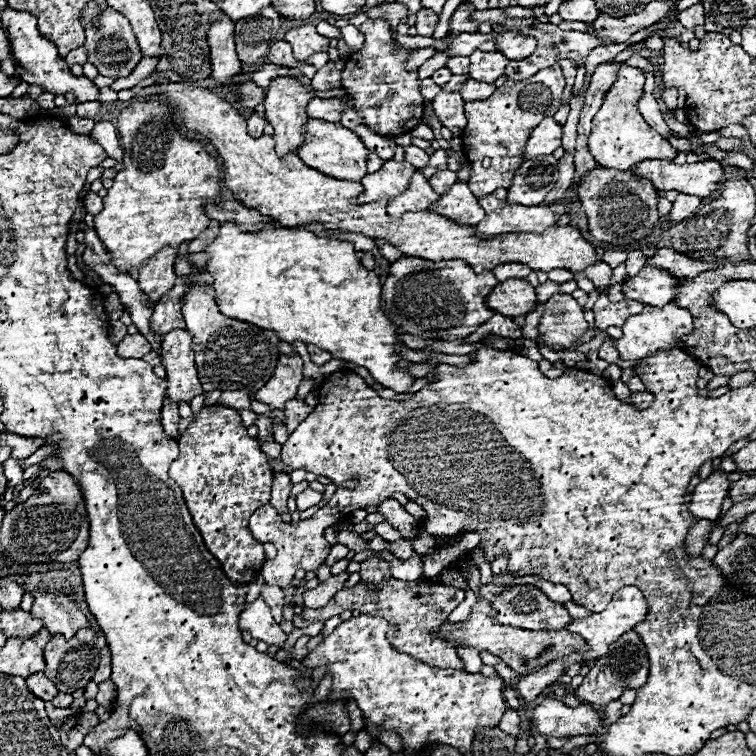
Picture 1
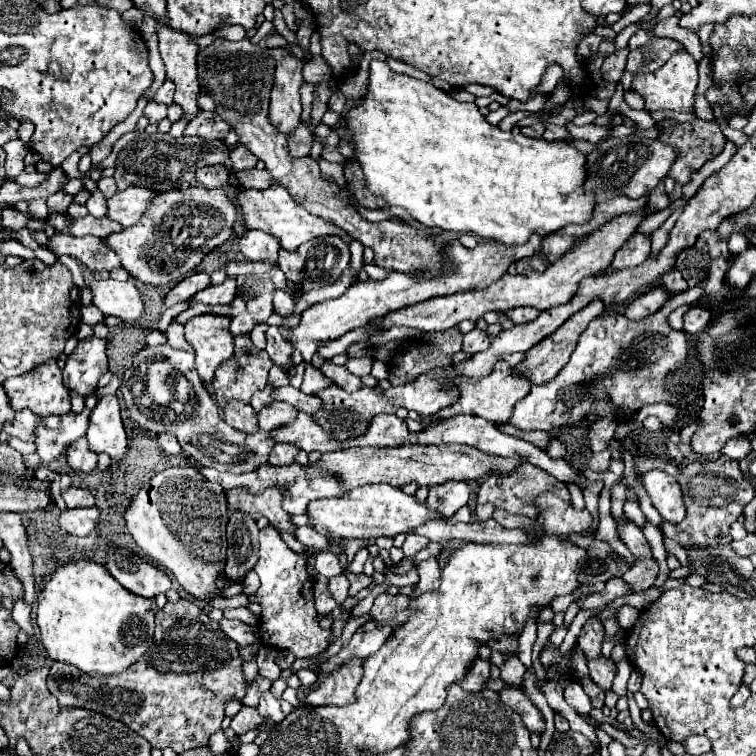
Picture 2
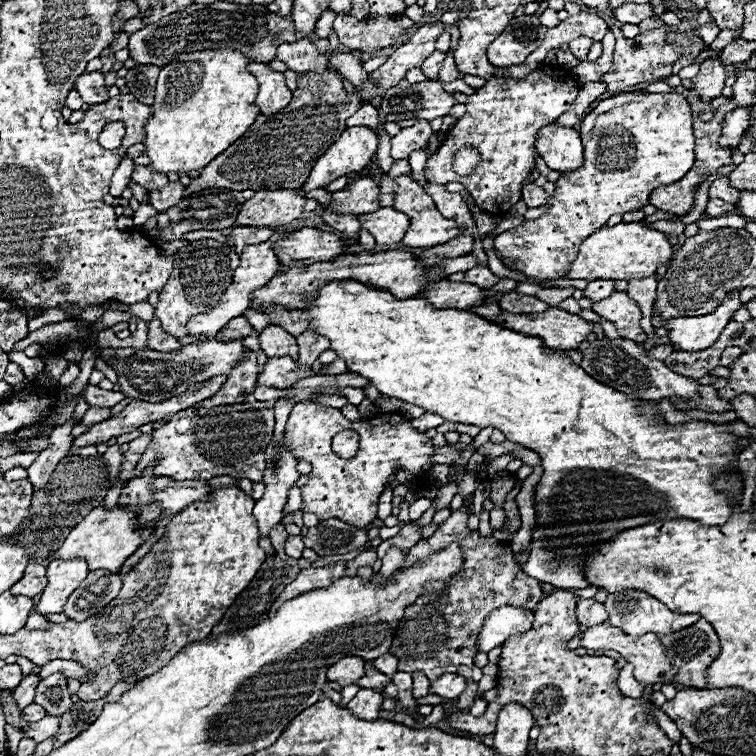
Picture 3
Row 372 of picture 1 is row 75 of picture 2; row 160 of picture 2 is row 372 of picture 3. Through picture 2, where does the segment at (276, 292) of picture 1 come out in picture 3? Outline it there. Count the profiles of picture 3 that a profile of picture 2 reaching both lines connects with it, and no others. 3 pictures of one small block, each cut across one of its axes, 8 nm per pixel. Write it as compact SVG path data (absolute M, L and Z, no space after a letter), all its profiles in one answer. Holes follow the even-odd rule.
M330 282L326 284L316 300L304 310L306 314L310 314L312 324L310 328L320 332L320 336L330 338L330 348L336 350L336 354L340 358L346 360L346 366L350 372L356 372L364 378L368 378L384 396L392 396L392 398L400 398L404 402L416 404L426 408L426 412L438 412L444 420L450 422L460 422L460 424L474 424L480 428L500 428L506 436L506 440L522 444L530 450L534 450L540 460L542 460L542 468L544 474L538 480L536 488L534 488L534 510L536 510L536 524L532 530L532 540L540 538L542 532L552 532L564 526L572 526L572 524L598 524L598 522L622 522L628 524L628 528L638 528L642 524L652 524L656 520L674 520L674 518L686 518L686 520L694 520L700 522L704 526L716 526L716 524L724 524L730 518L730 500L724 492L718 492L714 488L714 480L718 476L728 474L736 474L742 476L744 480L744 472L736 466L738 462L738 454L740 450L740 436L734 436L732 432L728 432L726 424L714 424L714 422L706 422L706 420L690 420L690 422L682 422L682 424L668 424L664 420L664 414L658 408L656 400L642 400L638 396L626 396L614 388L606 388L604 384L598 384L598 380L594 380L592 376L586 376L586 372L582 372L580 366L576 366L564 352L546 352L546 348L542 346L540 338L534 336L524 336L518 334L514 330L506 330L500 328L498 324L492 324L488 320L484 320L478 314L470 314L464 310L454 310L454 308L432 308L424 298L408 298L408 300L396 300L390 292L382 292L382 290L372 290L360 282Z

